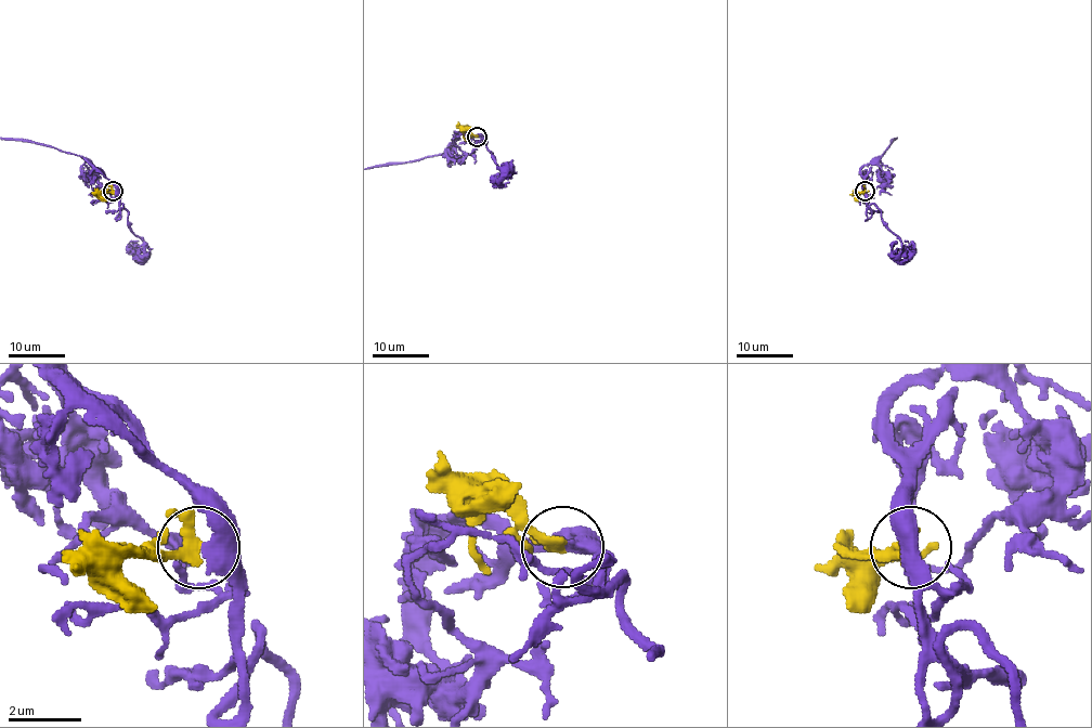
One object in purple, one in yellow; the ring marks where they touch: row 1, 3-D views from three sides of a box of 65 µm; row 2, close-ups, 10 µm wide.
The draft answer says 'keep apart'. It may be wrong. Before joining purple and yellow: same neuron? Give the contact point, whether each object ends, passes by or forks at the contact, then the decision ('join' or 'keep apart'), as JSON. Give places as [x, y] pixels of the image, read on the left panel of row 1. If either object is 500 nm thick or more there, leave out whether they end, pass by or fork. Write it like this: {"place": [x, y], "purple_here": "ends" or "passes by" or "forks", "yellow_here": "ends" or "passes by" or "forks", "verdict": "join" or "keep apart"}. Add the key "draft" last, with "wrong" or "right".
{"place": [113, 191], "purple_here": "passes by", "yellow_here": "passes by", "verdict": "join", "draft": "wrong"}

